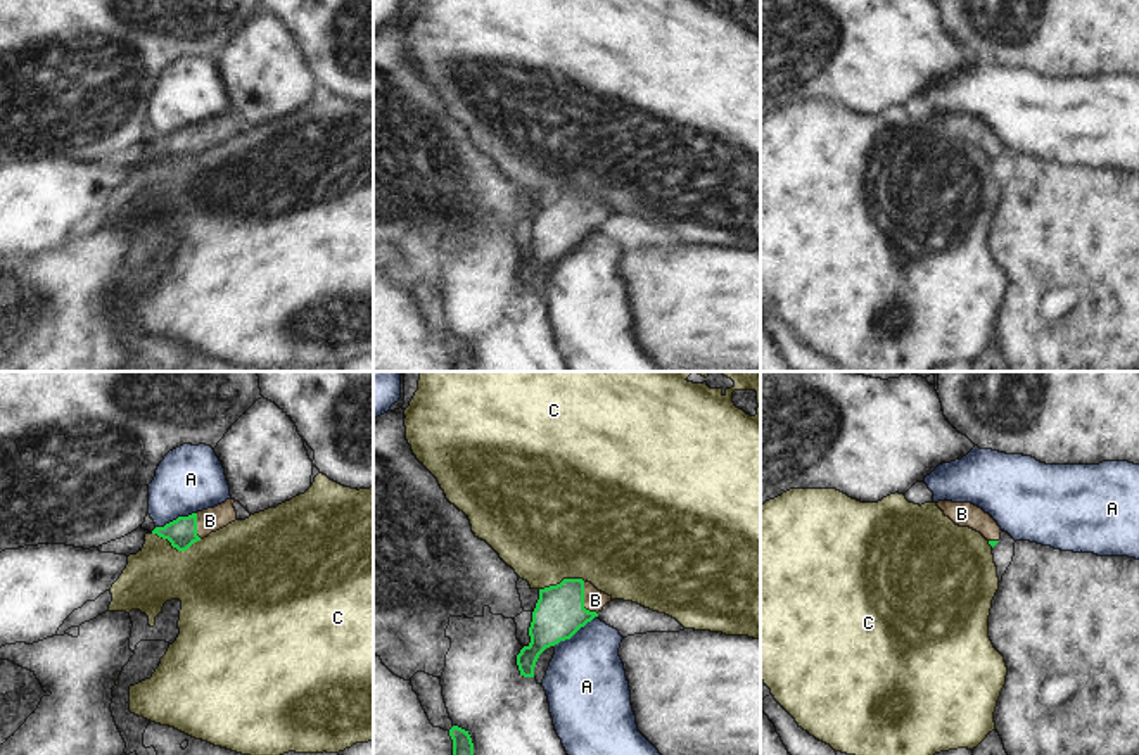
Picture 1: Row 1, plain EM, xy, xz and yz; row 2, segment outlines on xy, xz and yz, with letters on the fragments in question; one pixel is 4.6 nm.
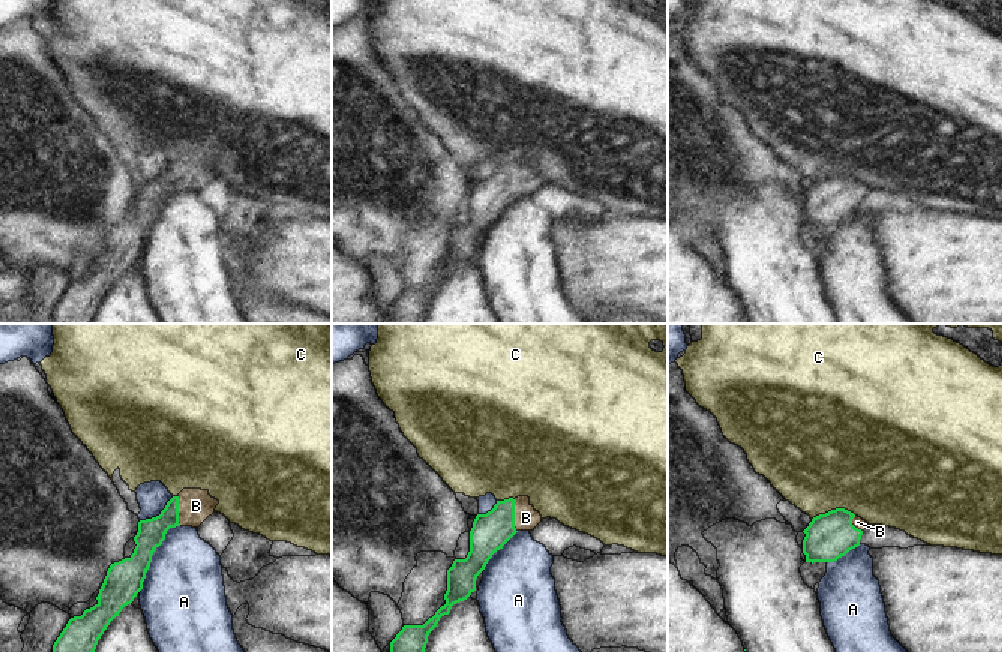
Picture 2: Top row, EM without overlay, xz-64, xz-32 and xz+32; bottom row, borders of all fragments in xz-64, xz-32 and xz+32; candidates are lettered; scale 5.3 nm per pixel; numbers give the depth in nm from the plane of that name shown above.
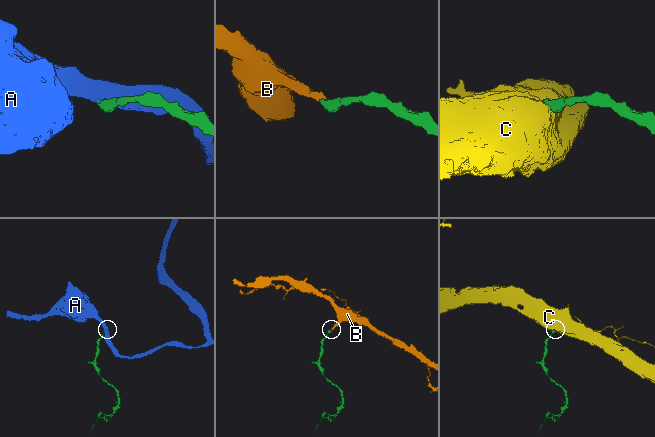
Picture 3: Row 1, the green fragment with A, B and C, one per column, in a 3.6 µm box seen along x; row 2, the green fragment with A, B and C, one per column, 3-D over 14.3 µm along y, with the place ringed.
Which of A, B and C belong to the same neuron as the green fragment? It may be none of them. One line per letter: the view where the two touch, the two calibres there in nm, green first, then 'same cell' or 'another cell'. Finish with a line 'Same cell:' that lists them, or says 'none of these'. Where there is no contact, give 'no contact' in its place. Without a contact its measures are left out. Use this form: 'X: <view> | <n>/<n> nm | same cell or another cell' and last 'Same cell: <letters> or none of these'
A: xz | 240/380 nm | another cell
B: xz | 240/100 nm | same cell
C: xy | 140/420 nm | another cell
Same cell: B

